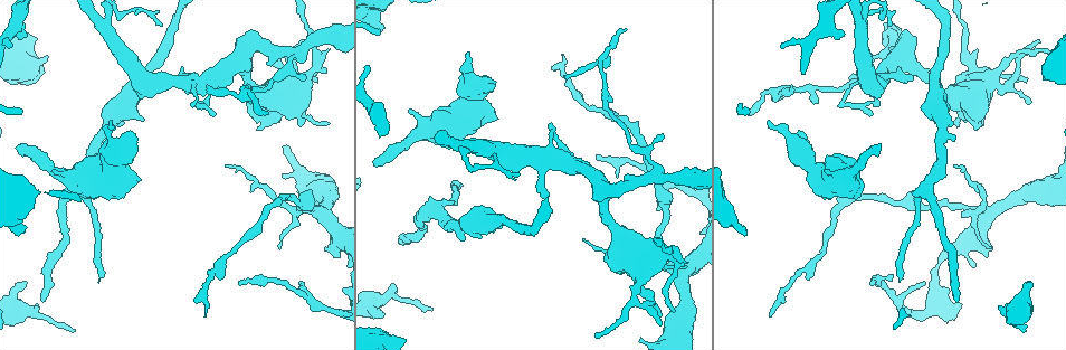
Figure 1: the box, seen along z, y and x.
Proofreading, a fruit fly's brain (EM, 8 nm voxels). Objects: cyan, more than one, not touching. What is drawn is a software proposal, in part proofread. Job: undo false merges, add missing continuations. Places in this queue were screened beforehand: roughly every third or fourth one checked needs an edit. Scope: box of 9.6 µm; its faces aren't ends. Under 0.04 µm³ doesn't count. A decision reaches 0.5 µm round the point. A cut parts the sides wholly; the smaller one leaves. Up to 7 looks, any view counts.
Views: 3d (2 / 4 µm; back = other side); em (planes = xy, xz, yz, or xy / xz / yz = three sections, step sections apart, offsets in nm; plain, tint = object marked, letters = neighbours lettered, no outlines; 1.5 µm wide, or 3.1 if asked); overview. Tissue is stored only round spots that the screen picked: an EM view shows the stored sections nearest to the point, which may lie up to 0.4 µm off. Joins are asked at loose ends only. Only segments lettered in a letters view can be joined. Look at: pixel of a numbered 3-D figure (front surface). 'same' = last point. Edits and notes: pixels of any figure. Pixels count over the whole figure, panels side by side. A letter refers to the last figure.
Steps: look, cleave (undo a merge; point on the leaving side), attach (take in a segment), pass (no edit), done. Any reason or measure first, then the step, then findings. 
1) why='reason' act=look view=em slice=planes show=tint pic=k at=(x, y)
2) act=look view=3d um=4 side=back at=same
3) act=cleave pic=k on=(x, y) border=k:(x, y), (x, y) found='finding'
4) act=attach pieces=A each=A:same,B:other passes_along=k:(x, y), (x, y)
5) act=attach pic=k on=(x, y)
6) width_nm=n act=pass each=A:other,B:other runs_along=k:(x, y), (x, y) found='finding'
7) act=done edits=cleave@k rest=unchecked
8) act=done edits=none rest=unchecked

why='thin end' act=look view=3d um=2 pic=1 at=(100, 281)

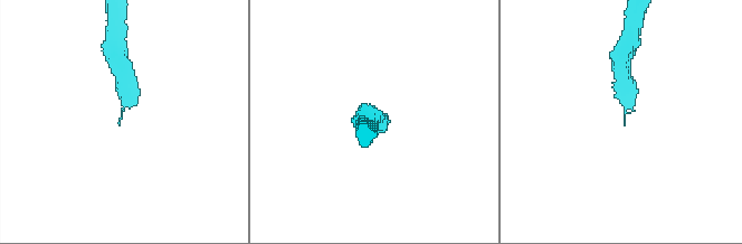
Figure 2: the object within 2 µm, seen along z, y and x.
why='need the tissue' act=look view=em slice=planes show=letters pic=2 at=(625, 117)

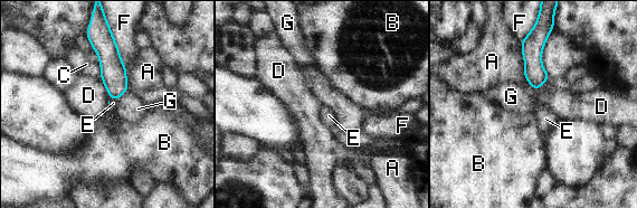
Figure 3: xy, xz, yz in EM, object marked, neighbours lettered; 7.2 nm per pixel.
act=attach pieces=E each=A:other,B:other,C:other,D:other,E:same,F:other,G:other passes_along=3:(113, 72), (111, 98), (111, 112) found='the cell continues'

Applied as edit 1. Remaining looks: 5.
why='see it whole again' act=look view=overview

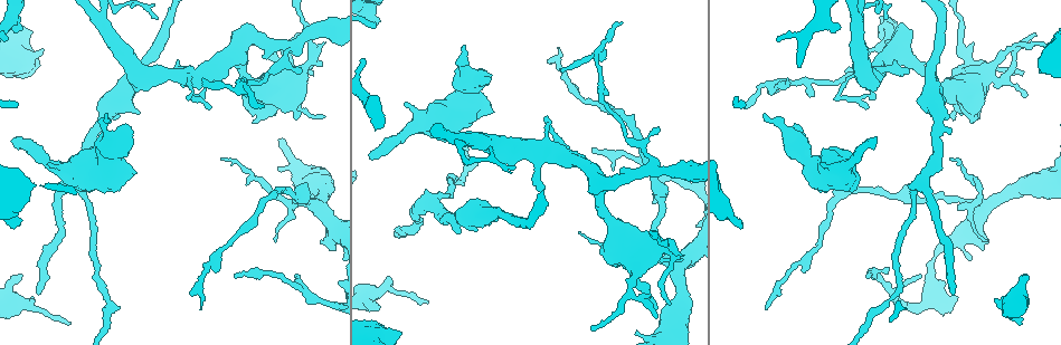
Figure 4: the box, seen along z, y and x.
why='thick end' act=look view=em slice=planes show=letters pic=4 at=(376, 21)

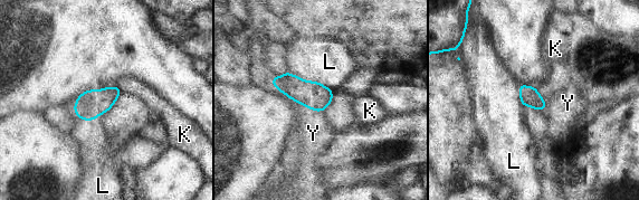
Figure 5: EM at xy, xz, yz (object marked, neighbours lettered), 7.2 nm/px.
act=pass each=K:other,L:other,Y:other border=5:(311, 110), (322, 113) found='none of them fits'

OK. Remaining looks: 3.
why='branch stops here' act=look view=3d um=4 pic=4 at=(877, 139)

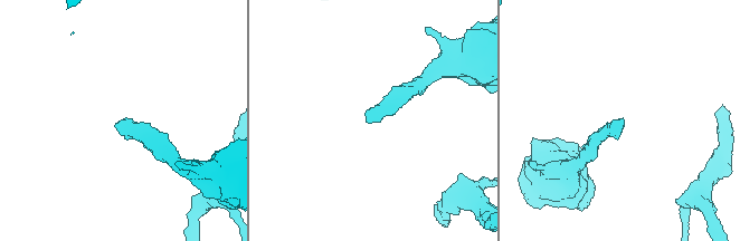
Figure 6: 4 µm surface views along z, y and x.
act=look view=em slice=xy step=4 show=tint pic=6 at=(116, 125)

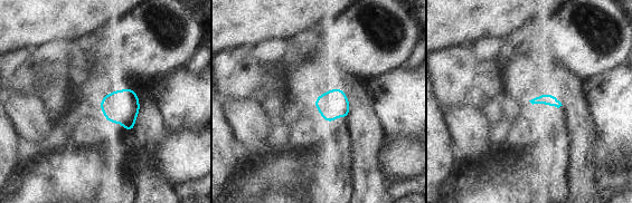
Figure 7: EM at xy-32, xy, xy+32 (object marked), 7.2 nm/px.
act=look view=em slice=planes show=letters at=same

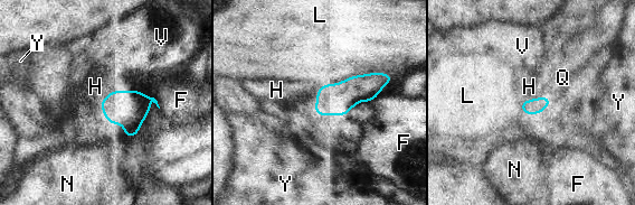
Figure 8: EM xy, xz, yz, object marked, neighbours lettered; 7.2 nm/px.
longest_contact=L:550nm act=attach pieces=Q each=F:other,H:other,L:other,N:other,Q:same,V:other,Y:other found='the cell continues'

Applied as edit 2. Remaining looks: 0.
act=done edits=attach@3,attach@8 rest=unchecked

